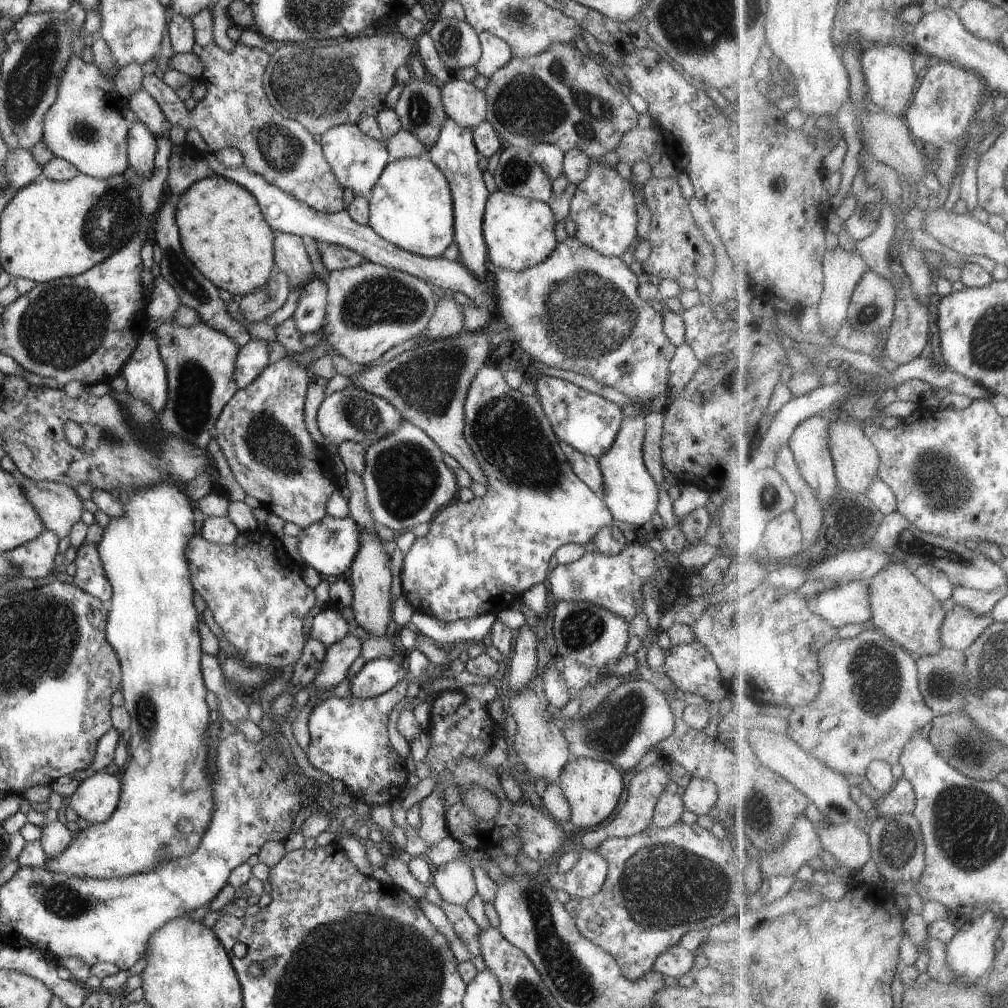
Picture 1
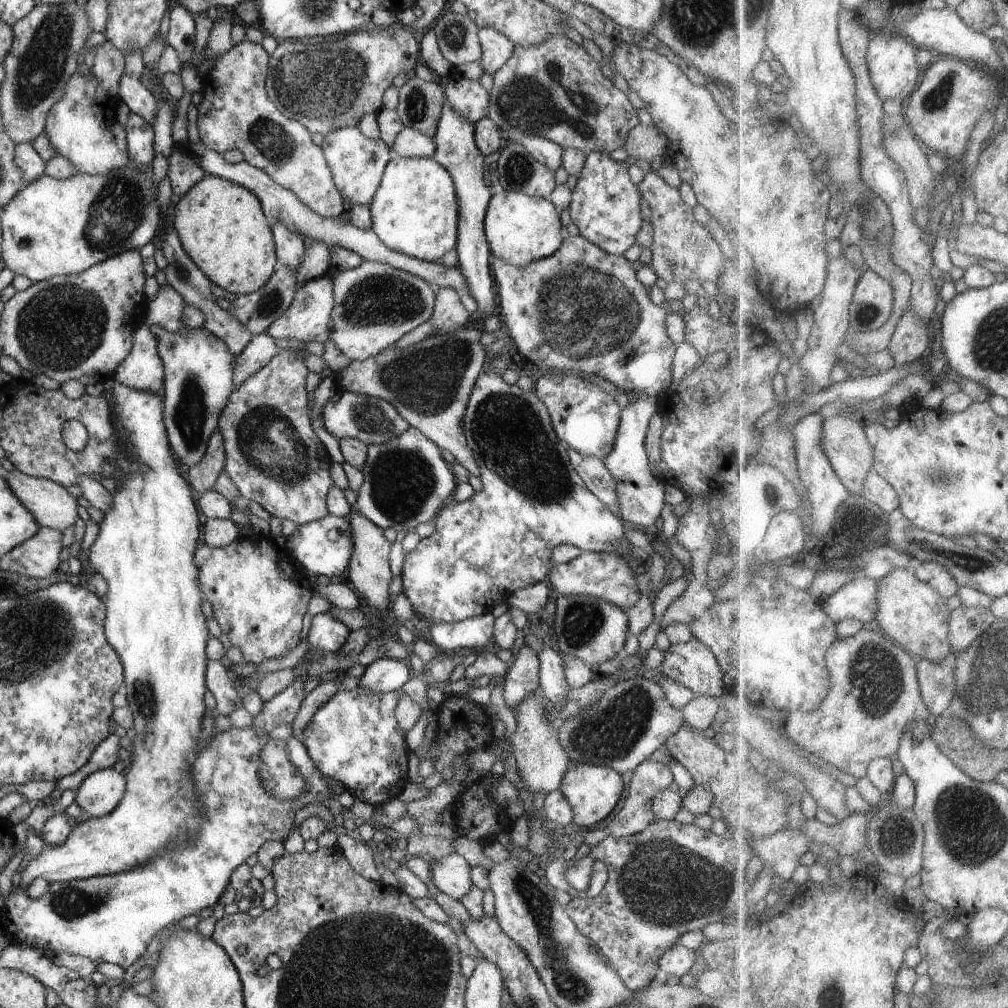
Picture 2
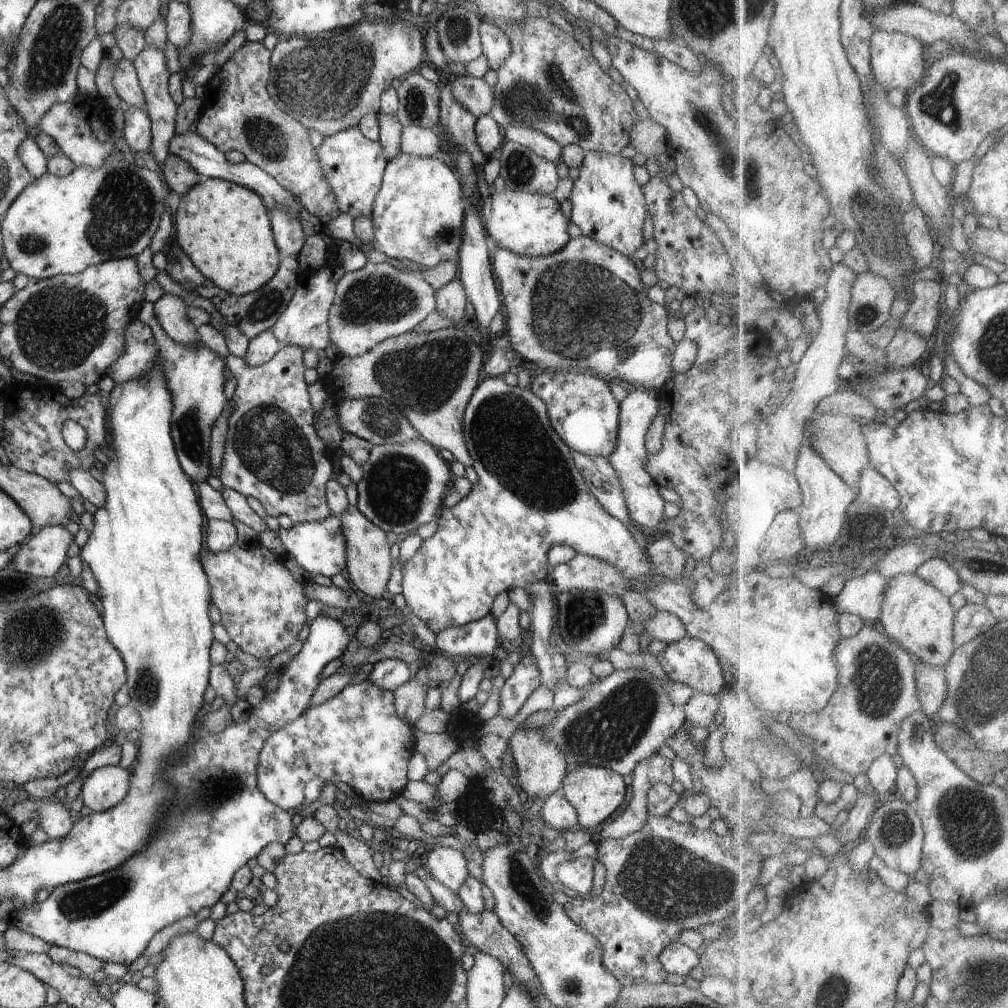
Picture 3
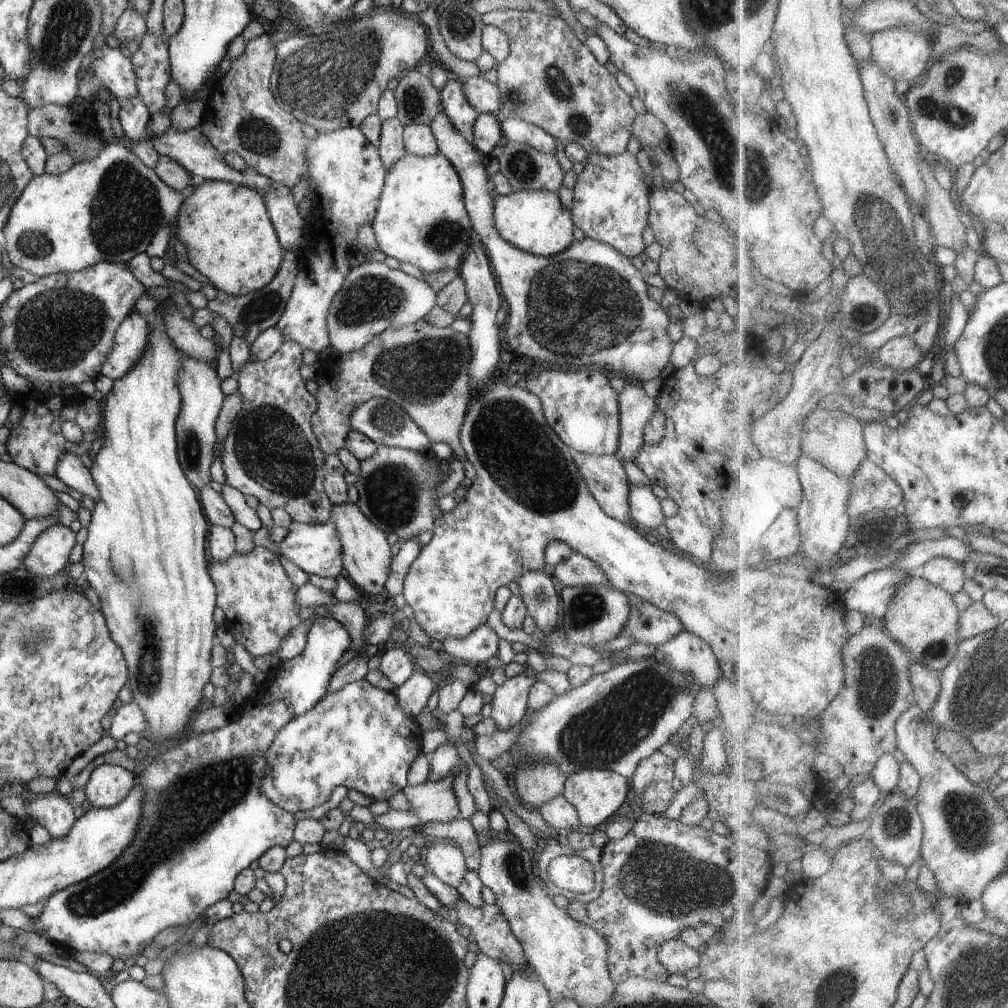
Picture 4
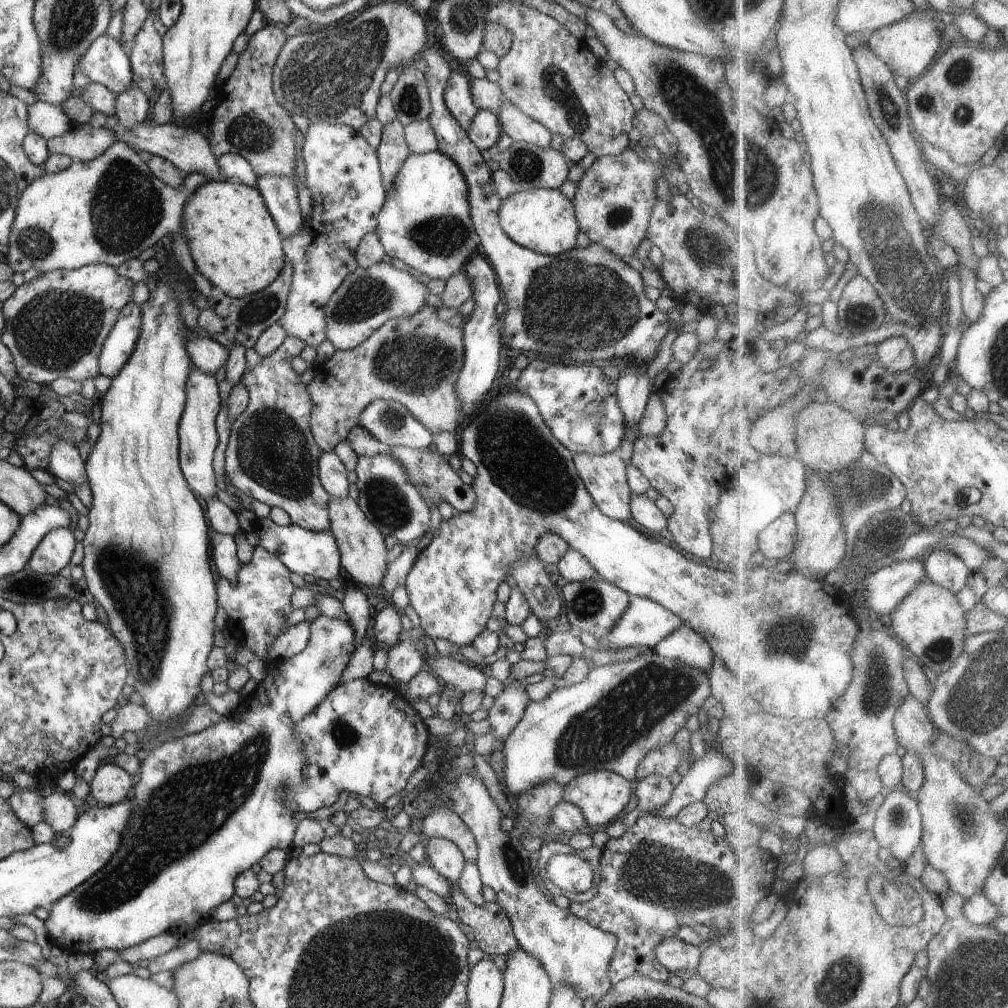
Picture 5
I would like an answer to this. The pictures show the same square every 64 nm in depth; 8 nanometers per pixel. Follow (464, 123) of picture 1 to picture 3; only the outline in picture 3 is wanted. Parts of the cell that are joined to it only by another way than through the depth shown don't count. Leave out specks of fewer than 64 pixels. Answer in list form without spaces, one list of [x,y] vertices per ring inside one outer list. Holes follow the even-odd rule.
[[[466,74],[450,83],[452,96],[474,116],[488,115],[494,106],[494,89],[483,78]]]

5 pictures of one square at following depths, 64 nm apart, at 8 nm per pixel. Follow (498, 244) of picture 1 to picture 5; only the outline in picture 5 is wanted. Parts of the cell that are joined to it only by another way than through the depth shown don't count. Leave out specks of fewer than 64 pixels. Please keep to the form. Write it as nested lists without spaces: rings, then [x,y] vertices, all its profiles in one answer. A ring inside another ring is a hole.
[[[535,188],[519,190],[516,194],[500,200],[498,220],[506,236],[518,246],[548,256],[560,256],[576,248],[576,236],[580,232],[574,203],[560,190]]]

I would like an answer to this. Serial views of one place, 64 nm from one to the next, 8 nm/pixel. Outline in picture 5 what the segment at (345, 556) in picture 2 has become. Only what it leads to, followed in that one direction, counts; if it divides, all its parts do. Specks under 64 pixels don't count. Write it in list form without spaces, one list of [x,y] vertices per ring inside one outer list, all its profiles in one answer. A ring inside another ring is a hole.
[[[270,519],[256,520],[256,529],[253,535],[258,537],[258,545],[261,545],[264,550],[268,550],[270,554],[274,554],[288,570],[300,574],[300,576],[315,576],[321,580],[334,580],[339,577],[341,566],[340,552],[338,550],[338,542],[332,536],[330,528],[326,532],[314,532],[308,528],[302,528],[298,524],[291,523],[288,526],[276,525]]]

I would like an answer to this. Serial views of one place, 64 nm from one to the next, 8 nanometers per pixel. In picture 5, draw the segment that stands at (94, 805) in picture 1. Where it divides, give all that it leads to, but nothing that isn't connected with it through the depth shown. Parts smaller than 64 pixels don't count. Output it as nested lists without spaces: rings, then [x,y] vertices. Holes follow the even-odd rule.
[[[101,762],[89,783],[90,794],[99,806],[111,807],[129,797],[135,783],[136,778],[130,776],[120,766]]]

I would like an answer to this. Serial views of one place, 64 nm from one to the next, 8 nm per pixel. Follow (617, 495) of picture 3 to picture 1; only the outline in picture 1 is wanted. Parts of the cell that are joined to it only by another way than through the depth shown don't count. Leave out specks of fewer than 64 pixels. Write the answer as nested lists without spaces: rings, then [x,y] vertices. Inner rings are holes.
[[[559,441],[558,444],[560,445],[560,450],[564,452],[568,464],[571,465],[574,474],[582,480],[584,484],[587,484],[599,497],[604,496],[604,476],[602,476],[598,459],[574,450],[574,448],[572,448],[570,444],[566,444],[566,442]]]

